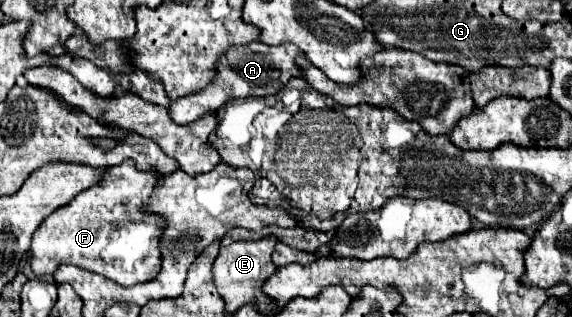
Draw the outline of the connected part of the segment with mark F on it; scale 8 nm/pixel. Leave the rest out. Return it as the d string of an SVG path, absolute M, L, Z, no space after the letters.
M134 160L106 170L96 186L80 192L70 204L52 212L38 232L34 232L30 246L34 274L52 276L58 264L74 264L126 288L154 280L162 270L160 238L166 222L160 214L142 214L140 210L160 182L162 174L154 170L140 172Z

